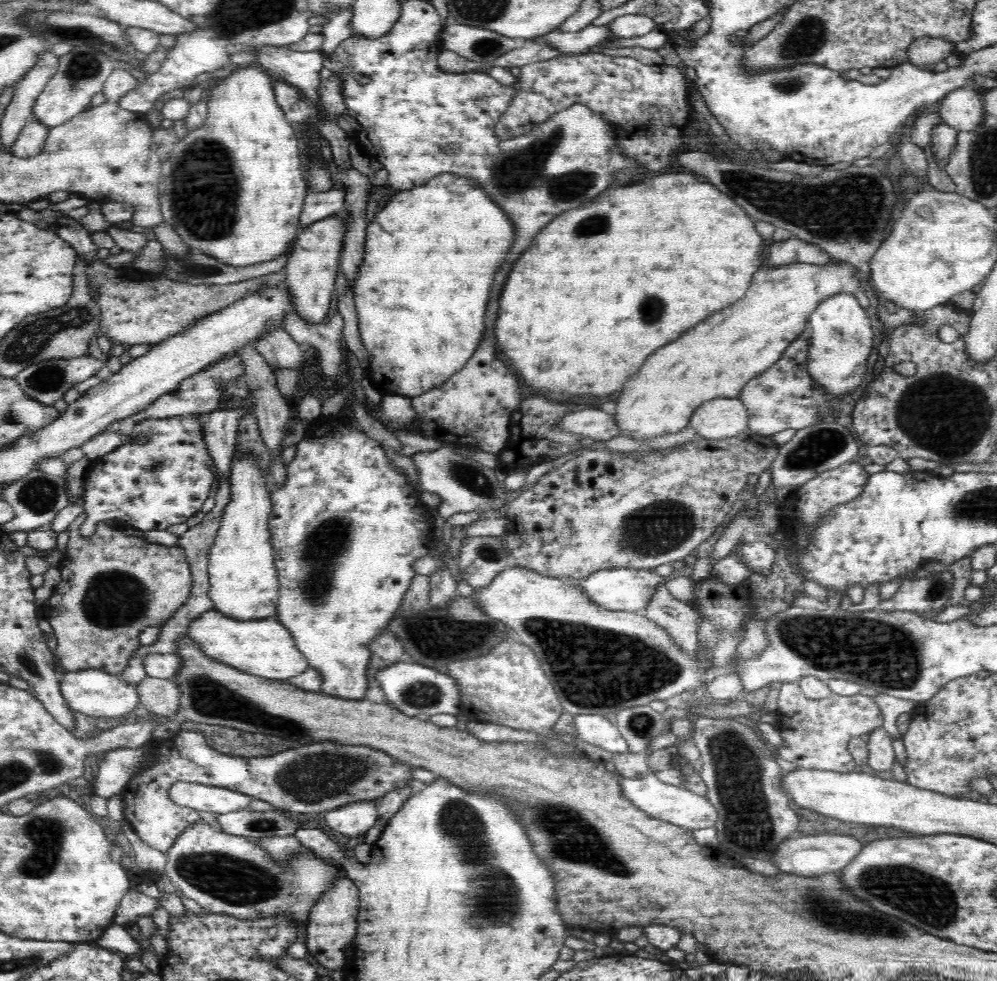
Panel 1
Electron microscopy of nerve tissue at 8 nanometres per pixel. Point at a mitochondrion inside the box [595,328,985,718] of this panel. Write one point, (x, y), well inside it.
(883, 653)

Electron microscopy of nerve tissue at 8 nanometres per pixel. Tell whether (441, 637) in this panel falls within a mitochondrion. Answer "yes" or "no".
yes

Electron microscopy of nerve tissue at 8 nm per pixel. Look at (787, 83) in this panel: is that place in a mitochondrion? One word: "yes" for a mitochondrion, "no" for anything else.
yes

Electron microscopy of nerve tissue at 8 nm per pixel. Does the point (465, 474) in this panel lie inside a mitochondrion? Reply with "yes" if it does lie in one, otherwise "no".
yes

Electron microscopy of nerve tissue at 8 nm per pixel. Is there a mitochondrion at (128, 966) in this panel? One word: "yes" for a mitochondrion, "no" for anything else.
no

